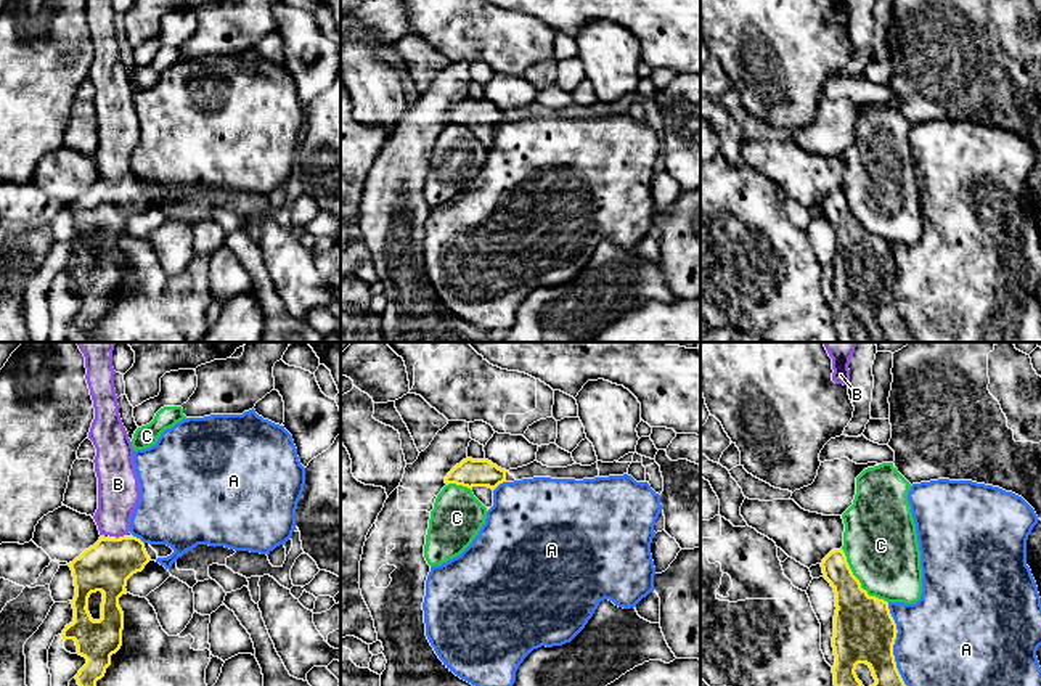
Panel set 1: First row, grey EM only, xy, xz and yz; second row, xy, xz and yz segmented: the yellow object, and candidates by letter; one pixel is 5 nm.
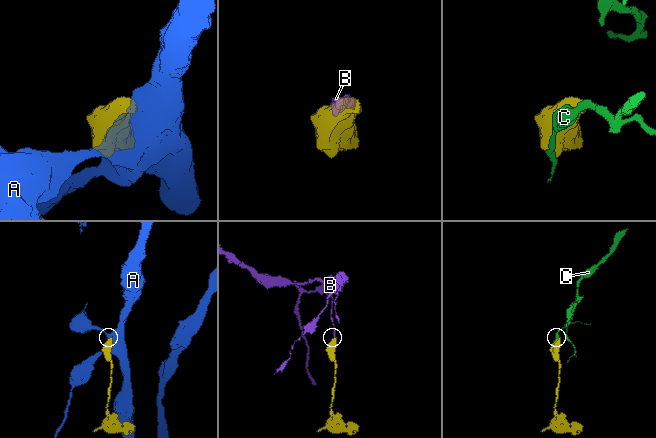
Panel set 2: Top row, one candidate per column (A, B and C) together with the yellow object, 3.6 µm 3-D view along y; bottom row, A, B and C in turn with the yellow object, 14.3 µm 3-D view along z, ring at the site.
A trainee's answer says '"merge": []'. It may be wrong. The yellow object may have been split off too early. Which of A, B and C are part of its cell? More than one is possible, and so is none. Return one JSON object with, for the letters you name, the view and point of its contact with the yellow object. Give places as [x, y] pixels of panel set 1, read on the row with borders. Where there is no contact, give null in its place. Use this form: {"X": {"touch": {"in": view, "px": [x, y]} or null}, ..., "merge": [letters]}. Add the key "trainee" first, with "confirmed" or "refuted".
{"trainee": "refuted", "B": {"touch": {"in": "xy", "px": [124, 535]}}, "merge": ["B"]}

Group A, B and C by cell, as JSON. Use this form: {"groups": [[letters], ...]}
{"groups": [["A"], ["B"], ["C"]]}

